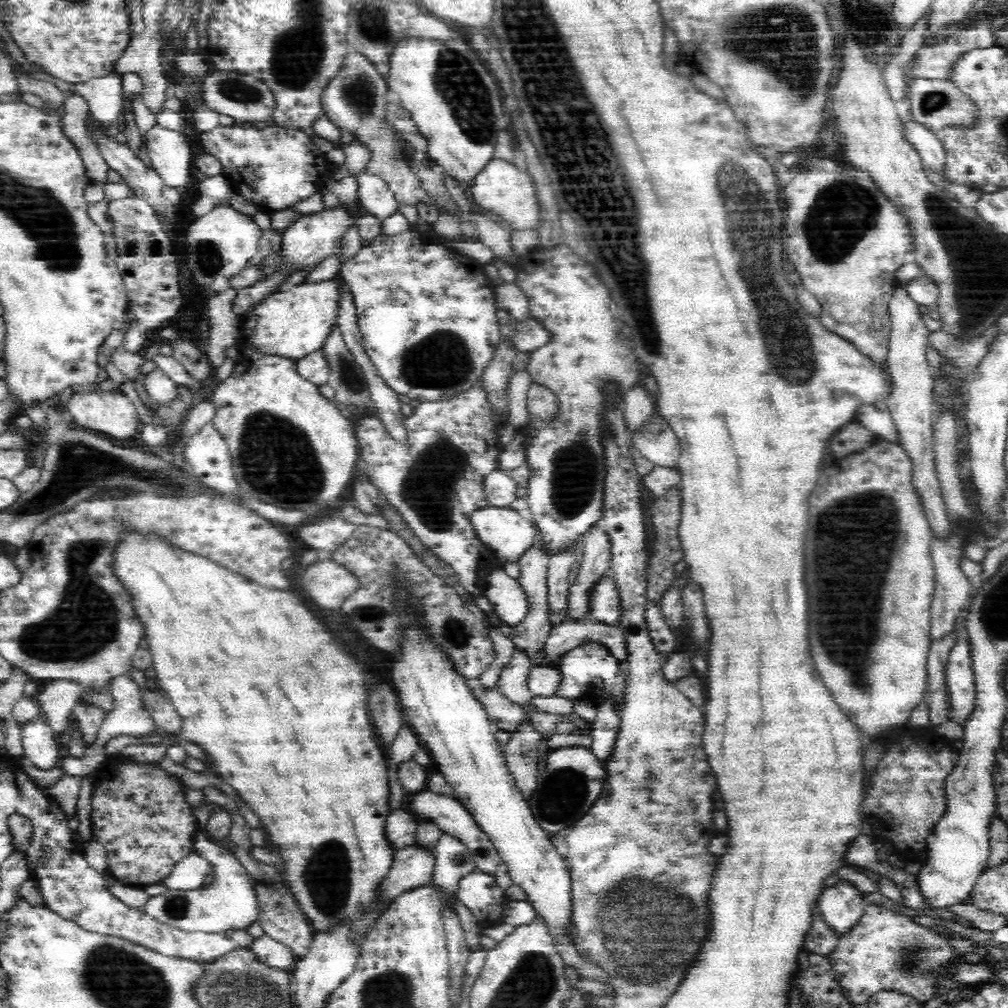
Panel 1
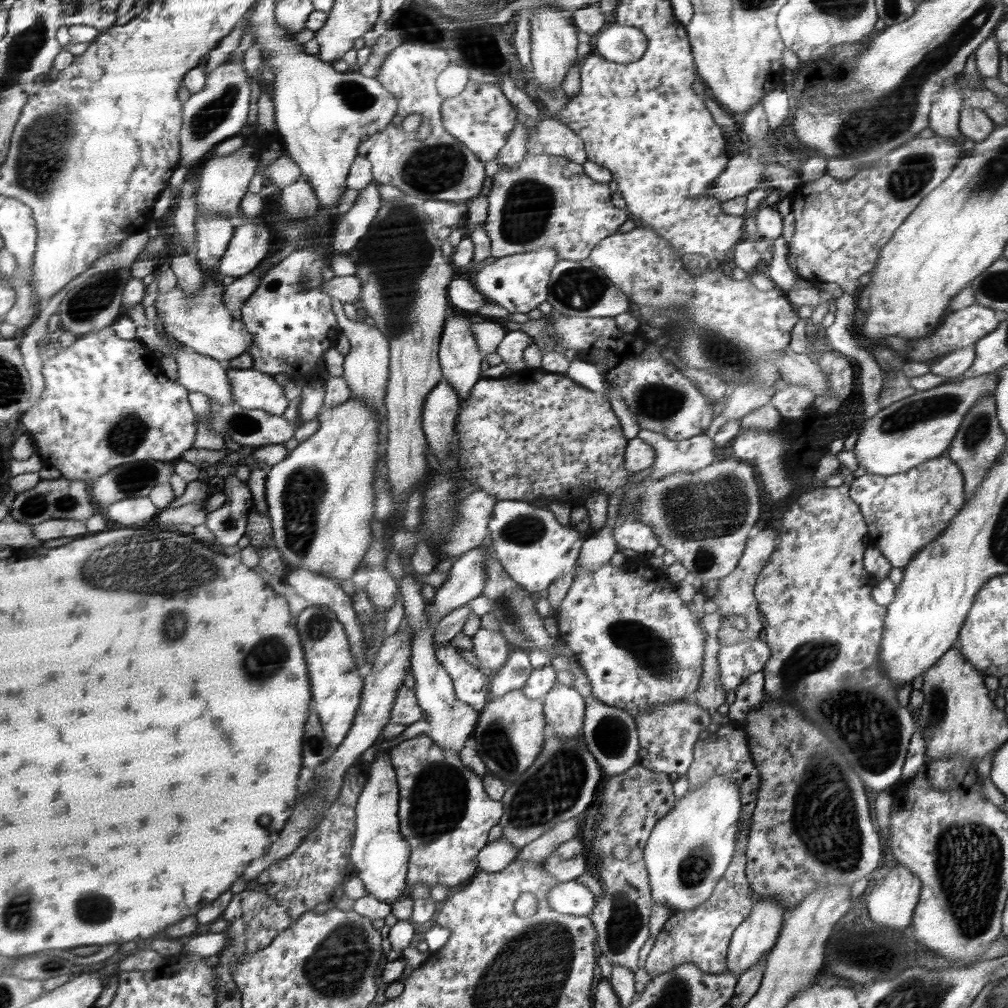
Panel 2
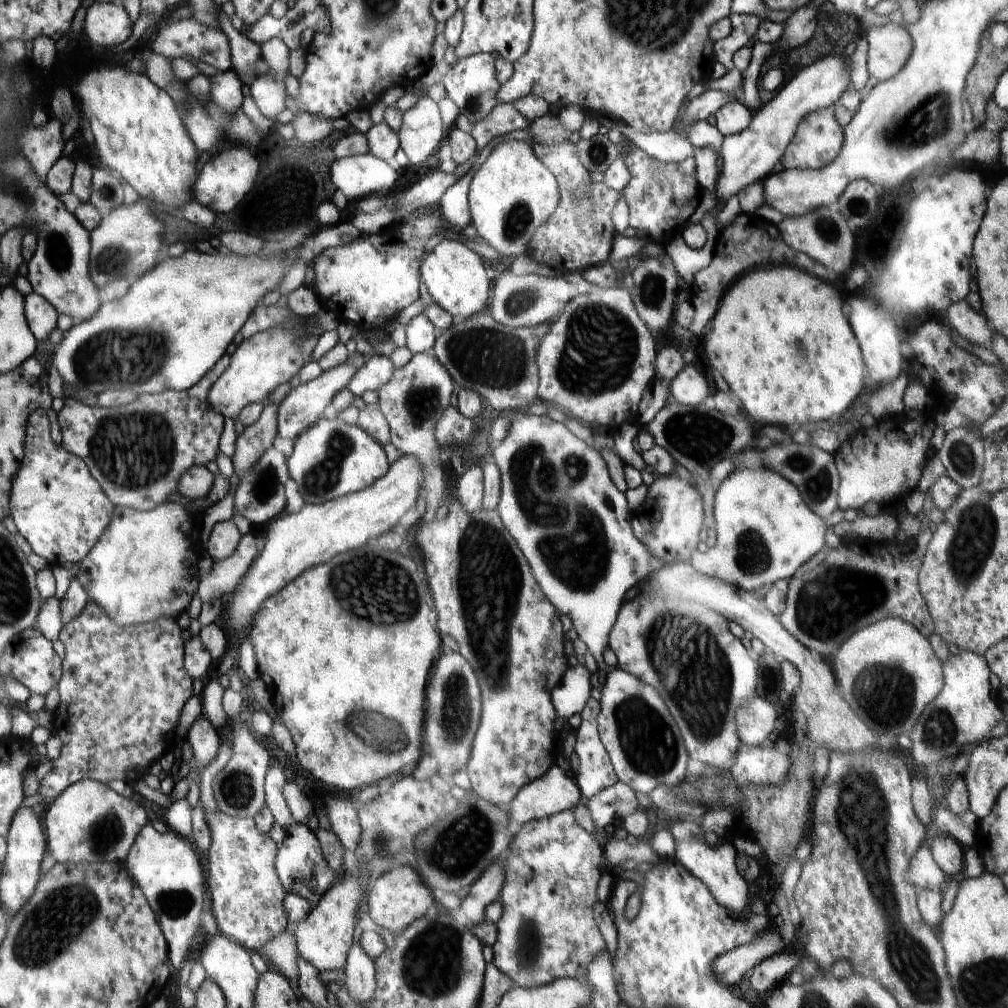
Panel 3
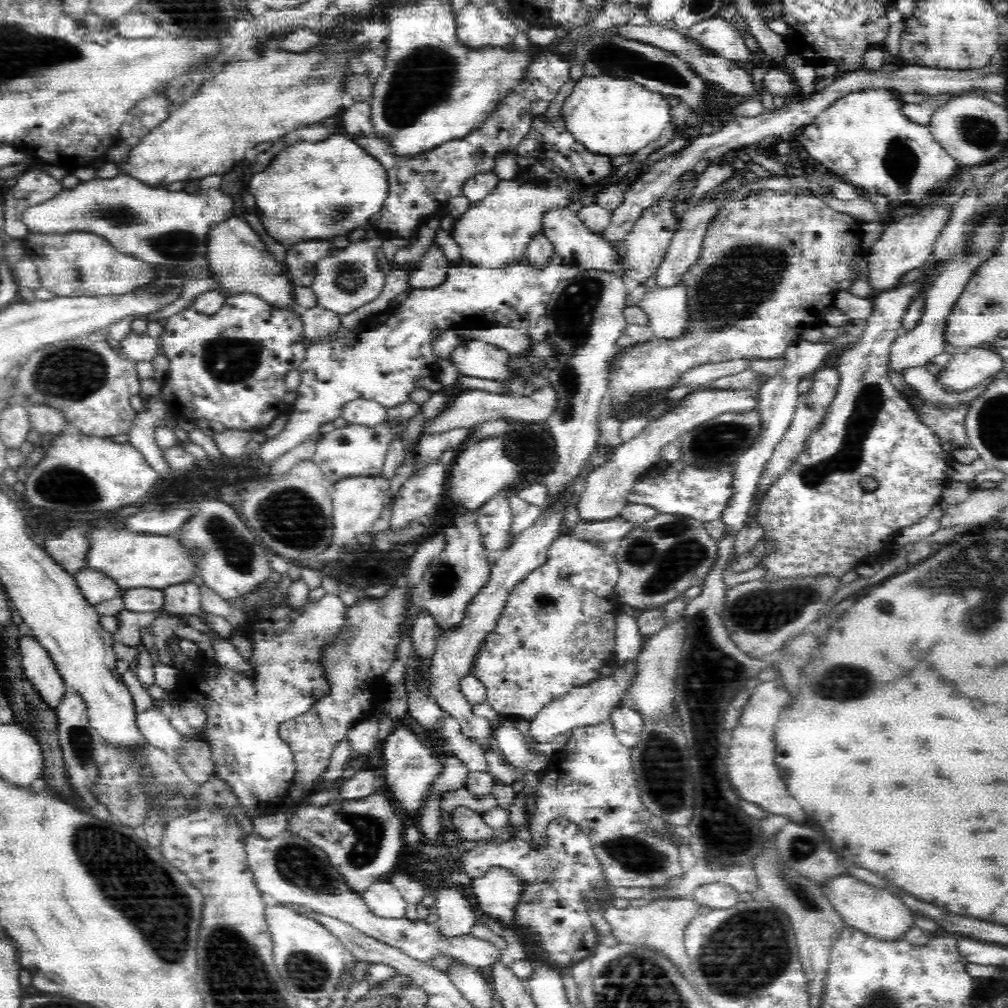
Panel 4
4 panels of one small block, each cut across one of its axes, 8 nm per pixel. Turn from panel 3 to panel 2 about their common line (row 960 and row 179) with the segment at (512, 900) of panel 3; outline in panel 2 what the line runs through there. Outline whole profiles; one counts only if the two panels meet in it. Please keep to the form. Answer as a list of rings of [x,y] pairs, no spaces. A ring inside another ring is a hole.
[[[528,155],[520,164],[501,170],[493,178],[492,189],[487,195],[488,212],[484,228],[491,242],[491,256],[500,259],[513,254],[532,252],[552,247],[559,260],[584,260],[606,237],[628,220],[628,214],[618,214],[619,208],[610,204],[608,184],[600,184],[585,173],[584,166],[573,160],[552,155]]]

